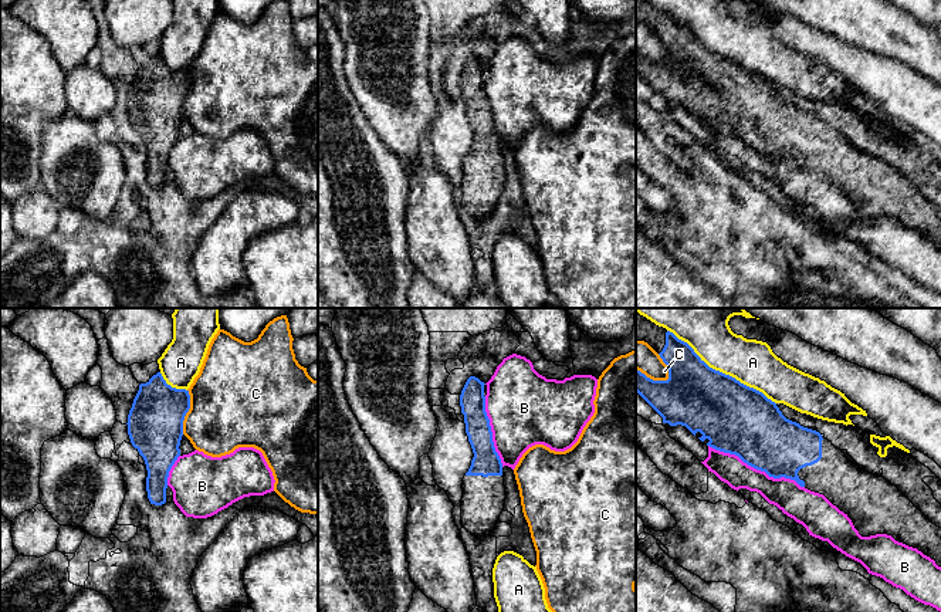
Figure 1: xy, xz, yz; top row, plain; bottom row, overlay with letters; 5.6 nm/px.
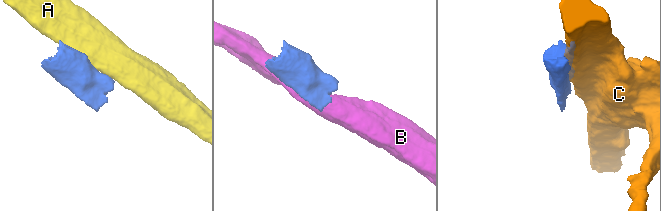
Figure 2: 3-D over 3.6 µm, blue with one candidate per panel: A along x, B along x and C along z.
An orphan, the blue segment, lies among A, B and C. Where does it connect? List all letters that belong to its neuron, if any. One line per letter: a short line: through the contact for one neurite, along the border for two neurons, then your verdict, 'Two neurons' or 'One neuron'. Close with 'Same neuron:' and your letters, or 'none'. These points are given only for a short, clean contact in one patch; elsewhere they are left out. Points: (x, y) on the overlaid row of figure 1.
A: Two neurons
B: Two neurons
C: Two neurons
Same neuron: none

